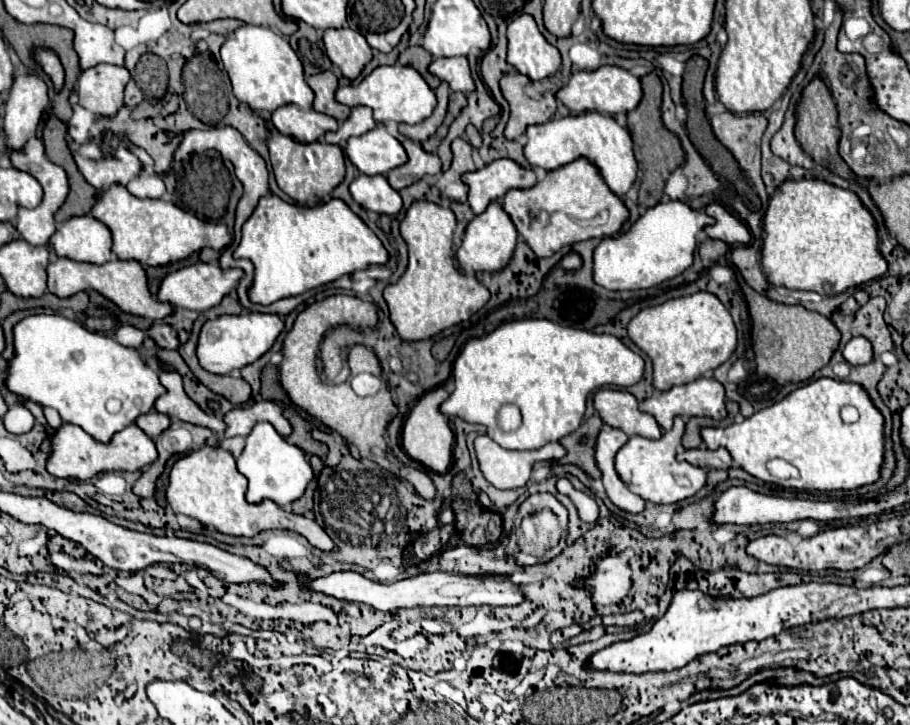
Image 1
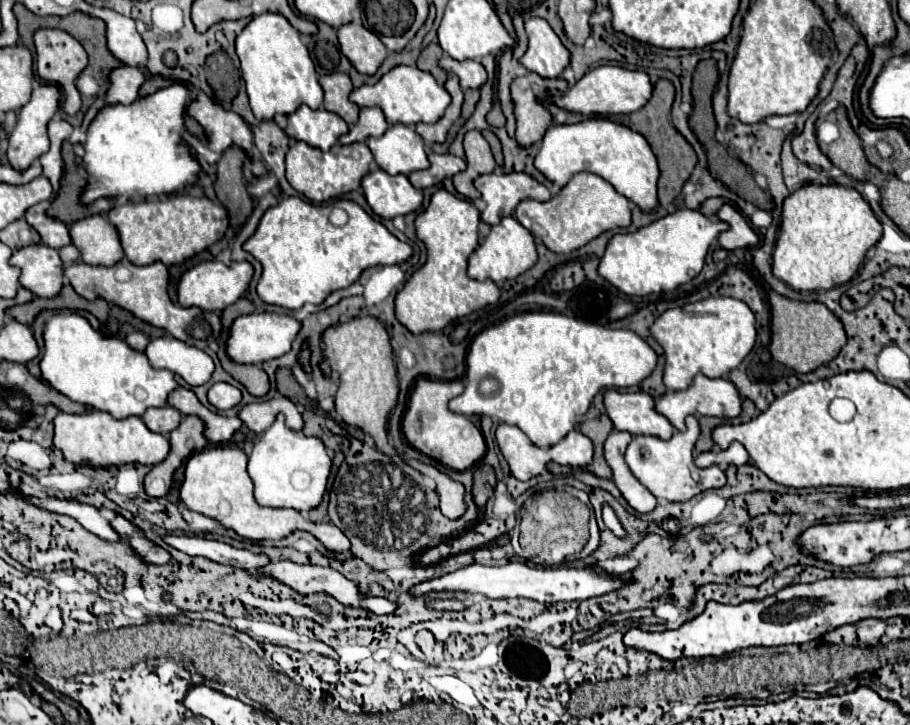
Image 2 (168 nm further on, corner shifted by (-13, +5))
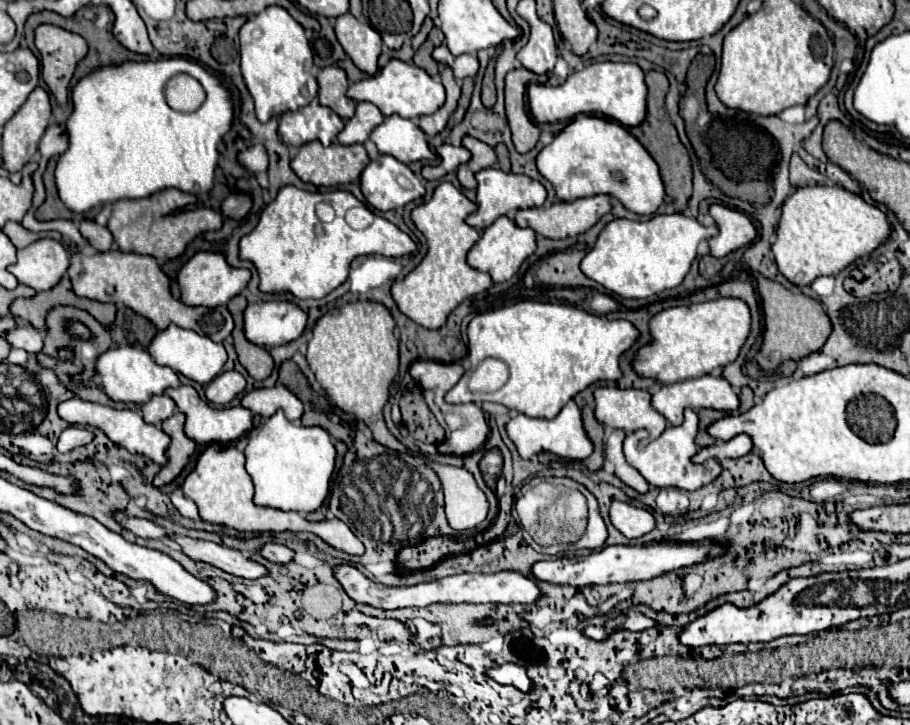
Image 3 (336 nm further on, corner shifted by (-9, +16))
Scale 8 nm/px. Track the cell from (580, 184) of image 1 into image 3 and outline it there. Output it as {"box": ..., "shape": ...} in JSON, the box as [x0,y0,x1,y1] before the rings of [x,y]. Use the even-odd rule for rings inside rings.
{"box":[514,194,612,240],"shape":[[[594,194],[594,196],[586,196],[586,198],[576,198],[572,202],[554,202],[550,208],[526,208],[526,210],[518,210],[514,216],[514,222],[520,228],[532,228],[536,234],[542,234],[546,238],[552,240],[560,240],[560,238],[568,238],[568,236],[580,236],[586,230],[590,230],[604,214],[610,212],[612,208],[612,196],[608,194]]]}

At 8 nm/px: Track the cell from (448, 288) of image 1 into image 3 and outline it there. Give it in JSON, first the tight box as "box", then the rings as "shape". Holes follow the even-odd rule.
{"box":[392,182,492,328],"shape":[[[440,182],[432,194],[432,200],[412,210],[412,220],[416,228],[426,236],[428,254],[404,280],[392,284],[392,298],[396,300],[402,314],[406,314],[410,320],[424,328],[440,328],[446,322],[446,316],[466,296],[474,296],[492,286],[492,278],[486,272],[474,270],[466,264],[468,250],[480,238],[476,228],[466,224],[466,216],[474,210],[476,204],[470,202],[450,182]]]}

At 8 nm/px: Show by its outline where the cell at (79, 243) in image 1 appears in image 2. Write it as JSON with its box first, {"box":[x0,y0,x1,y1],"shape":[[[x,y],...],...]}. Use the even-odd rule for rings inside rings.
{"box":[70,215,124,265],"shape":[[[90,215],[76,221],[70,227],[70,237],[88,265],[114,265],[124,259],[118,233],[104,215]]]}

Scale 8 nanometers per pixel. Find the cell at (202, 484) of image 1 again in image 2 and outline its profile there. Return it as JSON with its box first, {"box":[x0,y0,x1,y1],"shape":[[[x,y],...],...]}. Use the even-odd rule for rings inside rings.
{"box":[180,447,350,553],"shape":[[[210,447],[194,453],[186,463],[186,479],[180,487],[180,499],[196,513],[212,517],[226,529],[234,529],[240,537],[252,541],[284,539],[292,531],[312,533],[328,551],[344,553],[350,549],[348,537],[332,523],[306,521],[298,511],[292,509],[270,509],[260,507],[252,495],[252,479],[246,473],[246,453],[238,447]]]}

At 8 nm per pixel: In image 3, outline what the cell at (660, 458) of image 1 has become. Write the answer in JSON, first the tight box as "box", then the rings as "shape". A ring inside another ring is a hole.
{"box":[624,408,722,490],"shape":[[[686,408],[684,412],[684,422],[680,426],[668,426],[662,436],[658,436],[656,440],[652,440],[646,448],[638,448],[638,442],[642,438],[648,436],[646,430],[636,430],[632,434],[626,436],[624,440],[624,456],[626,460],[648,480],[648,484],[656,486],[656,488],[680,488],[680,490],[698,490],[704,484],[710,484],[712,480],[716,480],[722,472],[722,466],[718,460],[708,460],[706,464],[694,464],[690,458],[698,452],[694,438],[698,432],[698,416],[694,410]]]}

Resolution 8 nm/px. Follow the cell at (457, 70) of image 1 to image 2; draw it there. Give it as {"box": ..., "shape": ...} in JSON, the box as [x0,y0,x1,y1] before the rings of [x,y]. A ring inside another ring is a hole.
{"box":[440,55,486,89],"shape":[[[448,55],[440,59],[440,67],[446,73],[456,73],[462,89],[478,89],[486,81],[486,71],[478,61],[456,61]]]}

